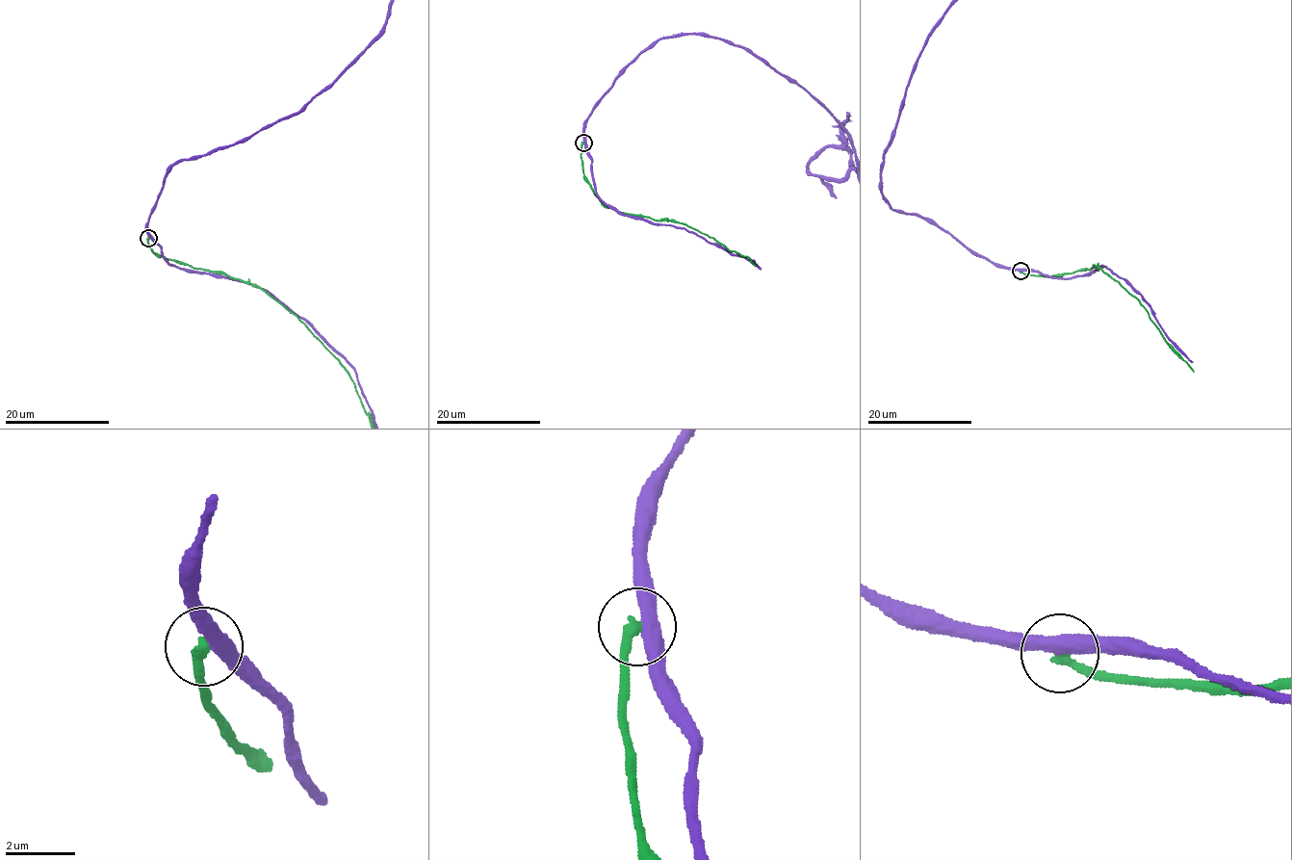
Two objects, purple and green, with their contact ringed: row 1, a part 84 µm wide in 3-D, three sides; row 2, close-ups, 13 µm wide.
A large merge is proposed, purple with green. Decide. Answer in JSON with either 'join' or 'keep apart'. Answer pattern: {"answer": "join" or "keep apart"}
{"answer": "keep apart"}

